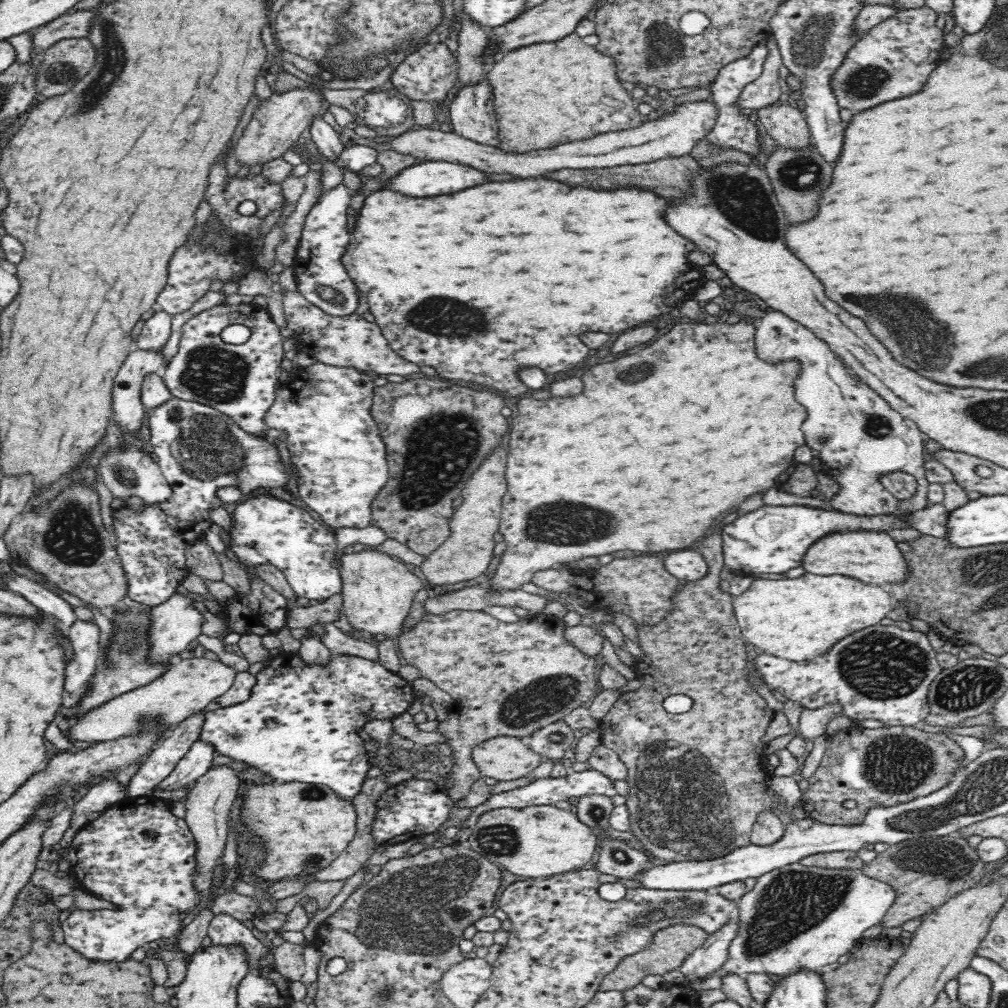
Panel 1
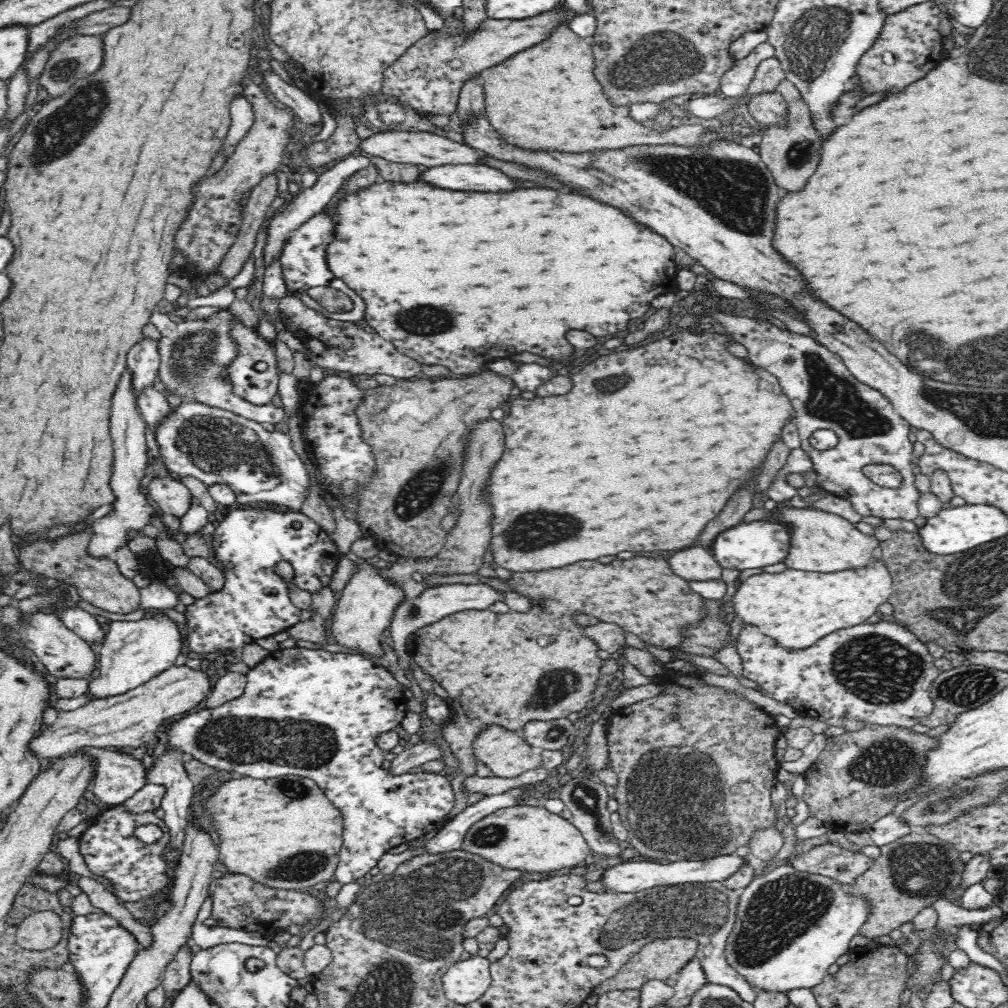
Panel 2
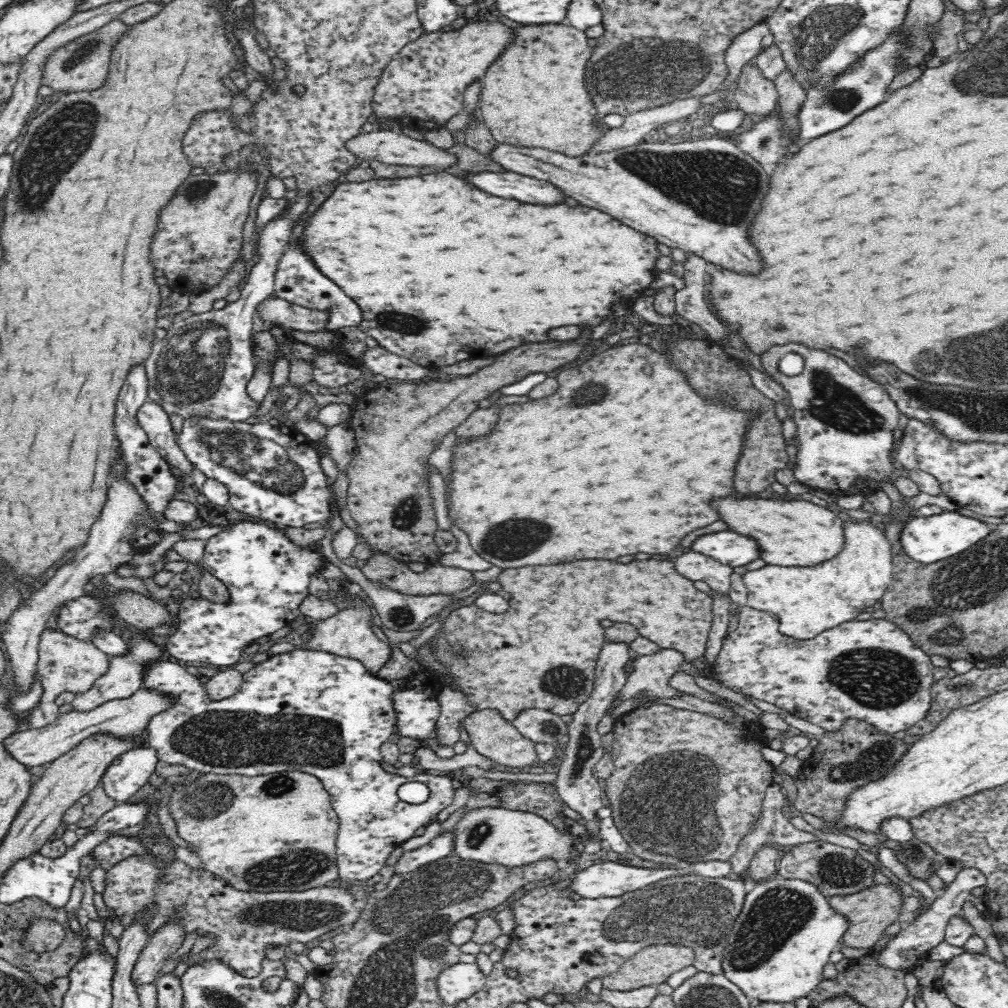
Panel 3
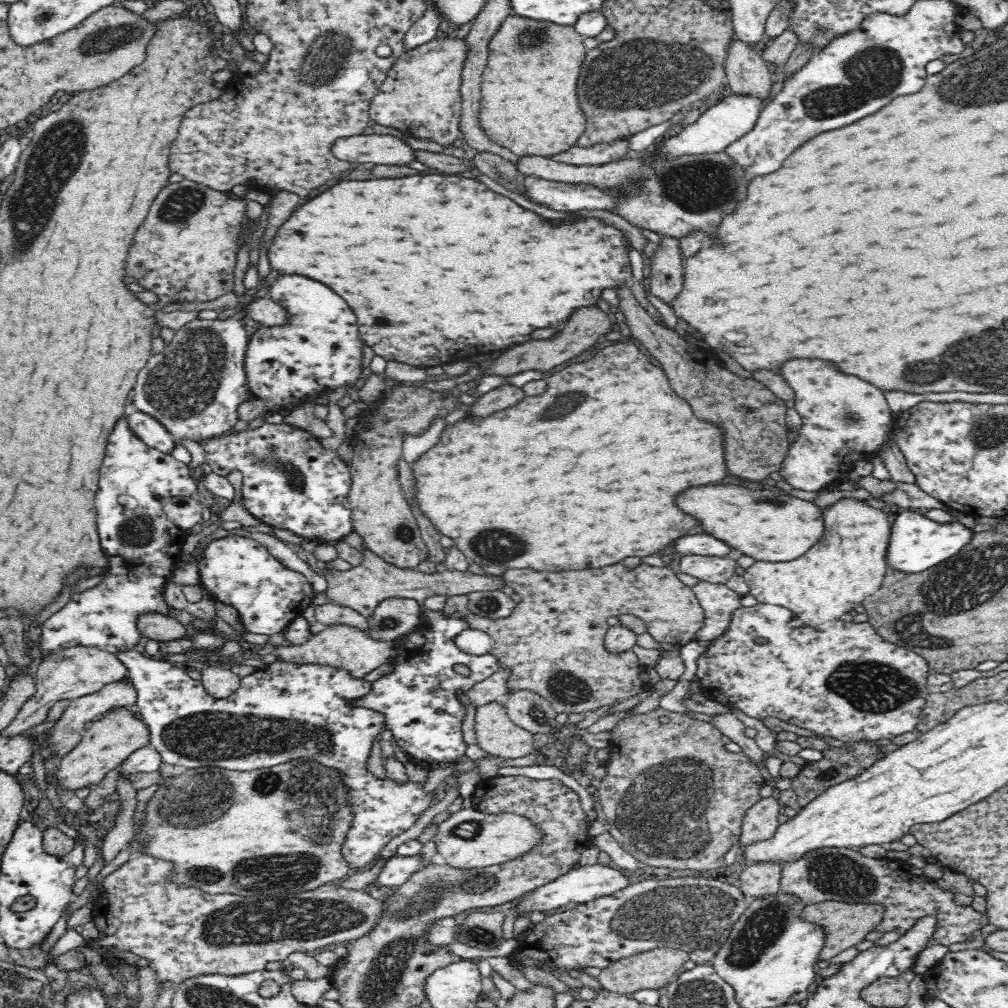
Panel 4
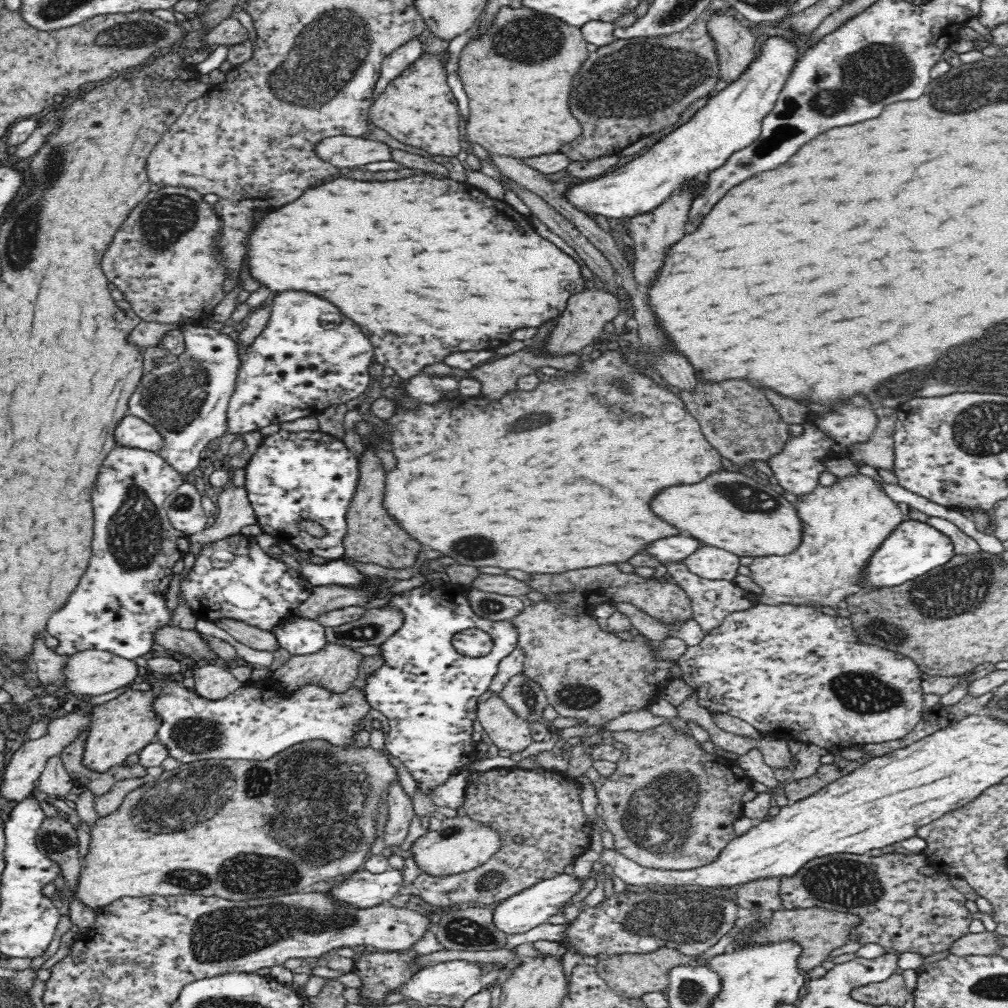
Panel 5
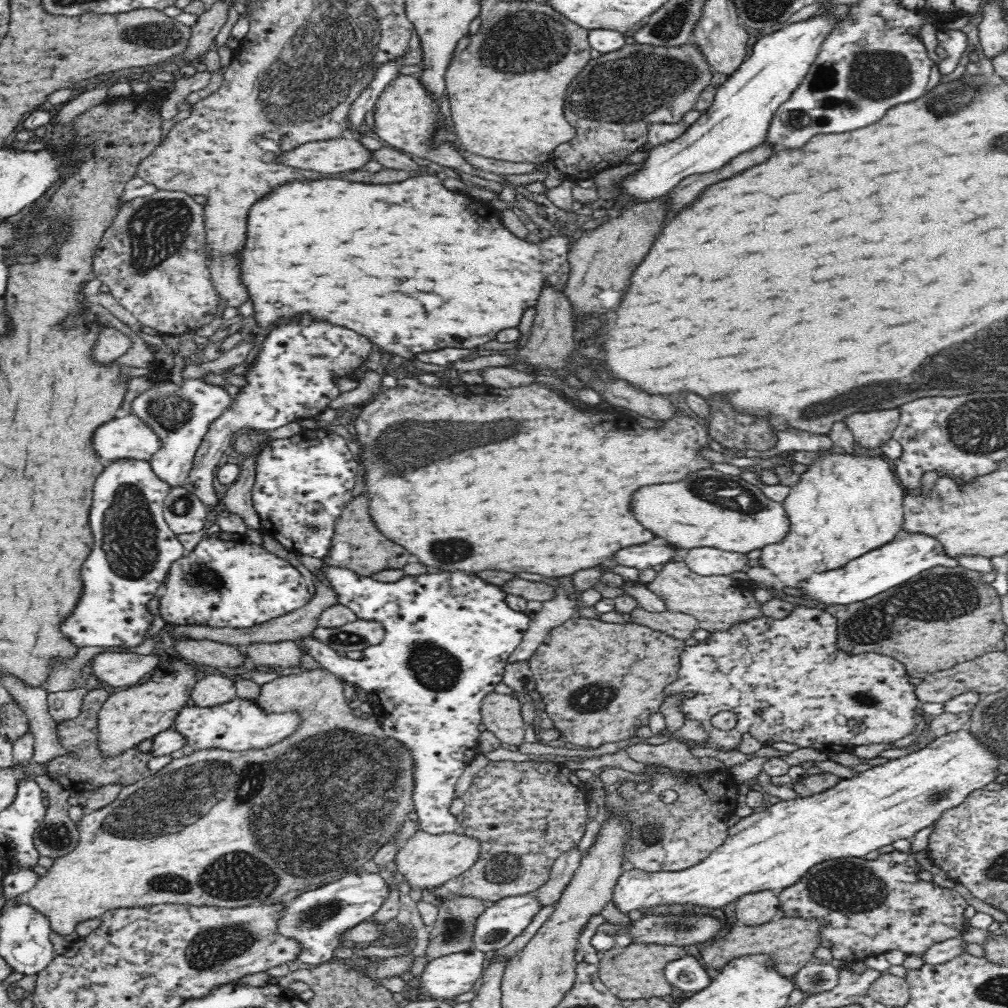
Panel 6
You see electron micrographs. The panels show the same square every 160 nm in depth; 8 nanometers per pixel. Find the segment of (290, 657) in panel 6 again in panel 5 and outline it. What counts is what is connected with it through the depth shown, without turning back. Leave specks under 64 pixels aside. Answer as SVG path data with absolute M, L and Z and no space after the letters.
M234 619L216 620L216 624L222 630L226 630L238 642L242 642L242 644L254 648L254 650L273 654L281 648L278 639L272 631L267 631Z

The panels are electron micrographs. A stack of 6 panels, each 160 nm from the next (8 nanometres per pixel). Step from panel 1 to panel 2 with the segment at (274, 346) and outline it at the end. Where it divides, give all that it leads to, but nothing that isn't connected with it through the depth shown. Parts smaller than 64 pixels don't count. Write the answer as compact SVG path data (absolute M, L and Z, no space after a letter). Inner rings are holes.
M242 323L233 326L231 330L233 341L237 344L237 357L227 366L229 378L233 384L233 391L242 398L248 400L252 404L262 404L268 406L272 402L272 398L276 396L277 386L279 382L278 373L276 373L276 360L274 359L273 345L266 343L257 331L250 331ZM258 362L265 362L267 368L263 371L256 369Z

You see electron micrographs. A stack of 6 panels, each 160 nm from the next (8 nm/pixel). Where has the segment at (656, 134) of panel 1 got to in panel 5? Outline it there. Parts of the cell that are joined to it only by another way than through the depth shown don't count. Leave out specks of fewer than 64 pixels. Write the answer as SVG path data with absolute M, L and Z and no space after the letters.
M331 136L314 144L314 153L336 168L352 168L390 160L390 148L374 137Z

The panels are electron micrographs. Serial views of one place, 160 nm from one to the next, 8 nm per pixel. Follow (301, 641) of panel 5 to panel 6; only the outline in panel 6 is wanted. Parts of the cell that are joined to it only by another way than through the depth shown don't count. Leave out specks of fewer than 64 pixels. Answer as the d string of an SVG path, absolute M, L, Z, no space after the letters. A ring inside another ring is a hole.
M323 567L322 572L330 583L332 583L339 598L339 603L350 607L352 611L356 613L358 619L382 623L384 638L382 642L364 648L364 650L362 650L363 658L361 660L336 656L328 645L322 643L322 641L312 639L312 636L304 637L303 641L299 643L301 649L304 654L309 654L311 657L314 657L324 669L333 675L344 678L344 680L347 680L354 686L363 689L366 694L367 702L371 704L371 708L373 709L373 715L381 721L386 736L394 739L397 738L399 742L403 742L410 749L411 756L413 756L415 760L413 803L415 804L415 812L418 815L421 830L432 835L454 833L459 823L457 822L457 817L452 815L449 808L451 802L454 800L454 787L456 786L456 781L462 776L464 768L474 760L474 756L476 756L479 751L477 743L478 735L481 731L478 730L478 724L482 722L482 699L484 699L484 696L486 696L488 692L494 691L496 684L503 680L504 669L508 664L508 660L510 660L510 656L512 656L516 648L518 648L524 636L524 632L526 632L526 628L529 626L531 614L527 611L516 612L516 610L512 610L512 608L506 604L505 598L508 593L506 593L503 588L482 580L482 578L479 578L479 576L476 576L474 573L464 573L462 571L452 572L452 574L450 574L450 572L428 572L417 576L404 575L404 578L401 578L401 580L395 581L394 583L386 583L373 580L371 576L360 576L348 569L338 567ZM576 616L570 620L563 622L559 627L552 629L548 636L544 639L543 646L538 647L536 653L529 659L529 664L533 679L535 680L535 688L541 694L546 703L544 715L548 716L553 722L553 728L558 730L560 736L564 737L564 741L568 746L575 748L587 748L588 750L598 748L602 744L608 742L620 742L620 740L628 740L636 736L636 731L640 727L650 727L652 720L650 716L658 713L661 704L664 702L665 688L673 683L678 676L680 669L682 652L685 652L686 644L683 640L674 638L661 630L652 630L649 626L638 624L637 622L610 623L604 622L602 619L592 617Z

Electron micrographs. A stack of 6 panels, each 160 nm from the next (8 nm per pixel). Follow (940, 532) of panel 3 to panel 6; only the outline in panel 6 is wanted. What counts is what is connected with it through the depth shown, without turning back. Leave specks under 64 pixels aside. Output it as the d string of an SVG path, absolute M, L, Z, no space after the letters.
M902 534L895 541L876 548L858 559L850 560L844 567L816 572L810 578L804 580L795 594L808 601L826 605L845 605L852 602L860 602L866 598L872 598L888 588L894 588L896 584L902 584L934 567L958 568L958 560L948 558L942 550L942 546L932 536L924 534Z

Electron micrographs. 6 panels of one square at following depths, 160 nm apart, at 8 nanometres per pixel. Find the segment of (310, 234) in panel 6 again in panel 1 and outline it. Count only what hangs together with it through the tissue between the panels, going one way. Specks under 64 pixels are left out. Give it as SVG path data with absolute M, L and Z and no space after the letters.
M546 178L490 182L490 184L466 188L462 192L454 192L450 196L434 196L434 198L410 198L394 190L378 190L366 198L358 214L356 226L352 230L352 240L346 248L346 254L340 260L350 279L354 280L358 292L366 296L370 304L369 313L374 317L381 333L402 358L418 366L433 366L436 368L437 377L484 384L491 389L502 390L506 396L519 398L531 392L516 375L516 370L520 366L535 366L541 368L546 374L570 370L576 364L584 362L588 356L589 348L580 342L578 338L580 334L584 332L614 334L620 330L634 328L662 312L670 313L684 296L690 296L704 281L700 268L690 266L686 262L686 252L696 250L696 246L684 236L676 234L662 220L662 212L668 202L664 198L658 198L652 192L646 190L640 192L636 188L626 188L616 192L596 192L588 188L570 188L568 184L546 180Z

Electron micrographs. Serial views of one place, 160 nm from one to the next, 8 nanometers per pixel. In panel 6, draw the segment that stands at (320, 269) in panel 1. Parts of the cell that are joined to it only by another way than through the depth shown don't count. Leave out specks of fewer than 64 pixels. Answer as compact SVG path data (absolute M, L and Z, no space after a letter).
M310 318L290 320L290 322L278 325L267 332L262 342L262 350L259 350L256 361L245 374L248 385L241 388L239 395L232 400L233 405L210 423L208 432L204 434L194 460L192 460L192 468L186 476L188 484L191 482L198 484L194 494L202 501L206 514L215 512L214 510L217 508L219 499L214 491L214 483L212 483L214 482L214 470L219 467L218 464L220 464L220 458L224 456L224 452L229 450L229 440L233 435L242 432L242 430L251 433L270 430L274 432L294 424L299 419L315 417L340 392L332 376L347 376L348 372L356 370L362 362L368 359L370 352L375 350L376 346L367 338L358 336L356 332L352 332L348 328L340 328L340 326L332 326L332 324L324 324L324 322L312 322Z

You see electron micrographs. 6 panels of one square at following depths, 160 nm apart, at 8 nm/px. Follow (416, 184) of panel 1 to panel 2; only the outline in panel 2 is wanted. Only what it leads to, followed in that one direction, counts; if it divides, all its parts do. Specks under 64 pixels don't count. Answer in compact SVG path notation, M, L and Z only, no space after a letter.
M454 164L430 168L424 174L428 184L448 190L474 190L474 192L508 192L520 188L512 178L500 170L482 164Z

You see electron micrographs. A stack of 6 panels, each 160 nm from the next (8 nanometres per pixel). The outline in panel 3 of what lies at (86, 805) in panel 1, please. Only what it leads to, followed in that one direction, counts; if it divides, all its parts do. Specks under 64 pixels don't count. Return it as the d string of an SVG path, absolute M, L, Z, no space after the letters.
M136 747L121 754L105 770L100 782L106 793L118 803L134 795L154 773L159 758L152 747Z

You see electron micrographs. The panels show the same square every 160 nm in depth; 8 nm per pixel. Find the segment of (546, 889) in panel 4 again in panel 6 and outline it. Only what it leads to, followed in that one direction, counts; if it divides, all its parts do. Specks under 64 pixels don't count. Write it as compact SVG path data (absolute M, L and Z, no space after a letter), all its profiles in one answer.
M534 891L488 903L474 922L470 950L480 950L484 954L492 950L501 952L521 934L540 909Z

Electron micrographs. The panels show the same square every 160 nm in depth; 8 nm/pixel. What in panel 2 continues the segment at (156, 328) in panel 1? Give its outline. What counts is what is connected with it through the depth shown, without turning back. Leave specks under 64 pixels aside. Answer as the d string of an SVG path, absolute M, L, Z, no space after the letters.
M146 339L128 352L128 368L132 372L130 385L136 398L145 388L158 385L160 357L156 346L158 341Z

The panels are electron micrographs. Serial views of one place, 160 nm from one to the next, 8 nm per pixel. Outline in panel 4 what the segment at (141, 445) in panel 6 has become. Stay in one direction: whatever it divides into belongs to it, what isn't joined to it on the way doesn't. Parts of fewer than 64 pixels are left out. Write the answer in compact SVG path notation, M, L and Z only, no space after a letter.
M130 410L125 418L130 431L150 448L165 453L174 448L172 435L154 417L138 410Z

